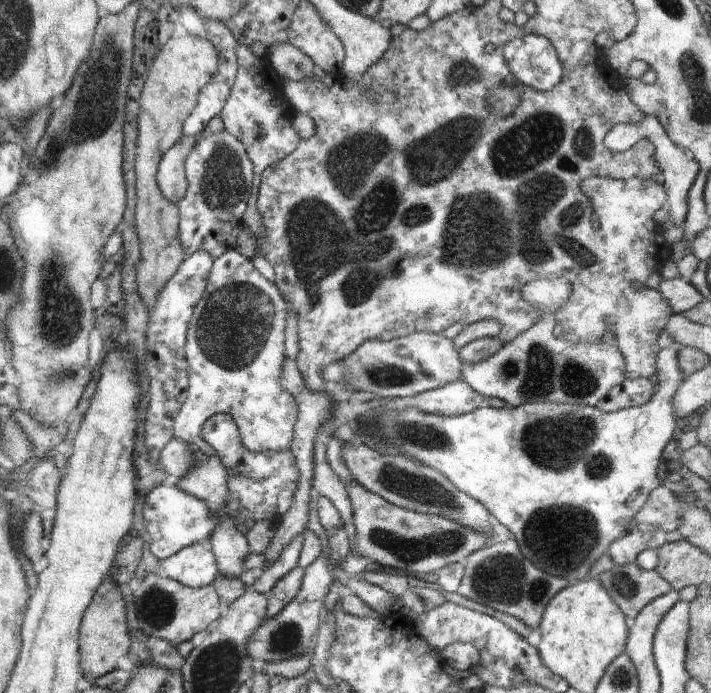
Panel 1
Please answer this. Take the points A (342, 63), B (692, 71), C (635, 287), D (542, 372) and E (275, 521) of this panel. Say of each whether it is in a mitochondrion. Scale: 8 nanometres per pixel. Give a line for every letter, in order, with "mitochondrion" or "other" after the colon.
A: other
B: mitochondrion
C: other
D: mitochondrion
E: other

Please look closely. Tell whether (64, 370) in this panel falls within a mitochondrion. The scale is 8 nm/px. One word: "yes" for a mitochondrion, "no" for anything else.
yes

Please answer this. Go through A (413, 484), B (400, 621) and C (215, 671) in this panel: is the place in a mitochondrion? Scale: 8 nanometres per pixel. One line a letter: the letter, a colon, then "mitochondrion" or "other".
A: mitochondrion
B: other
C: mitochondrion

